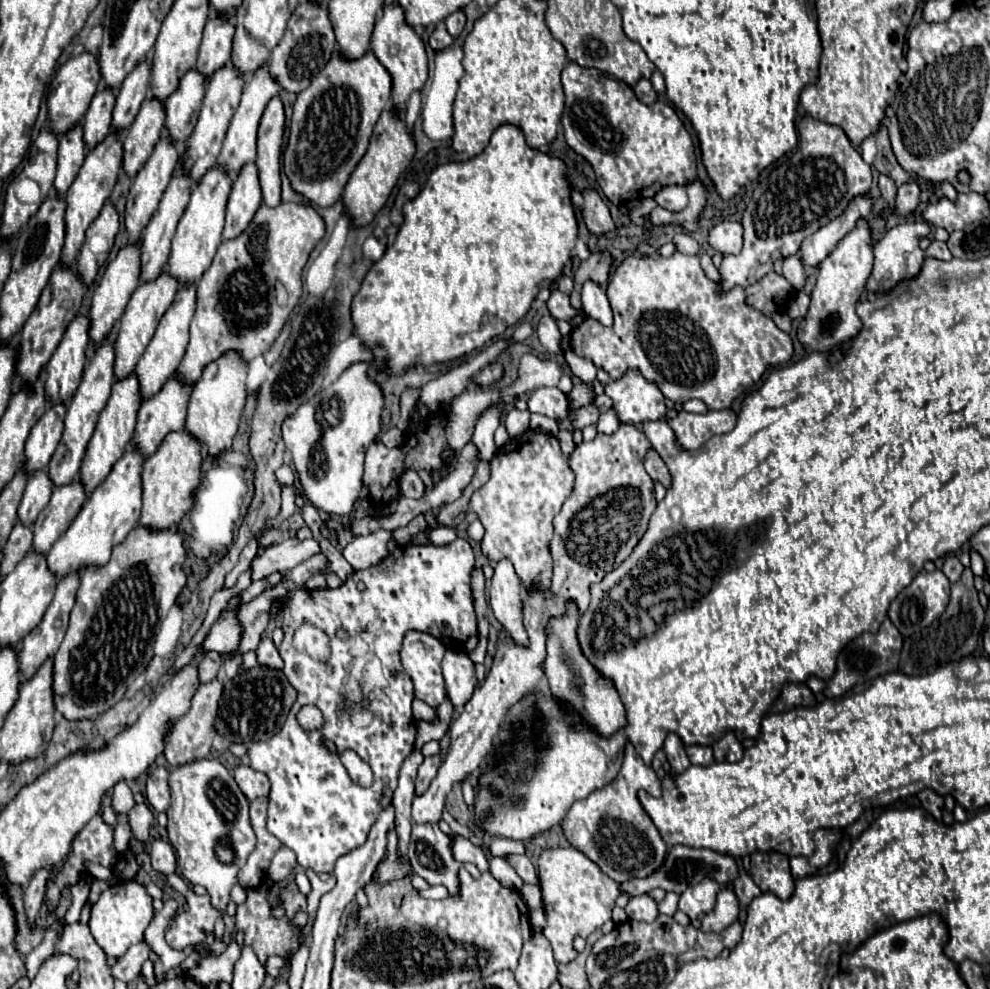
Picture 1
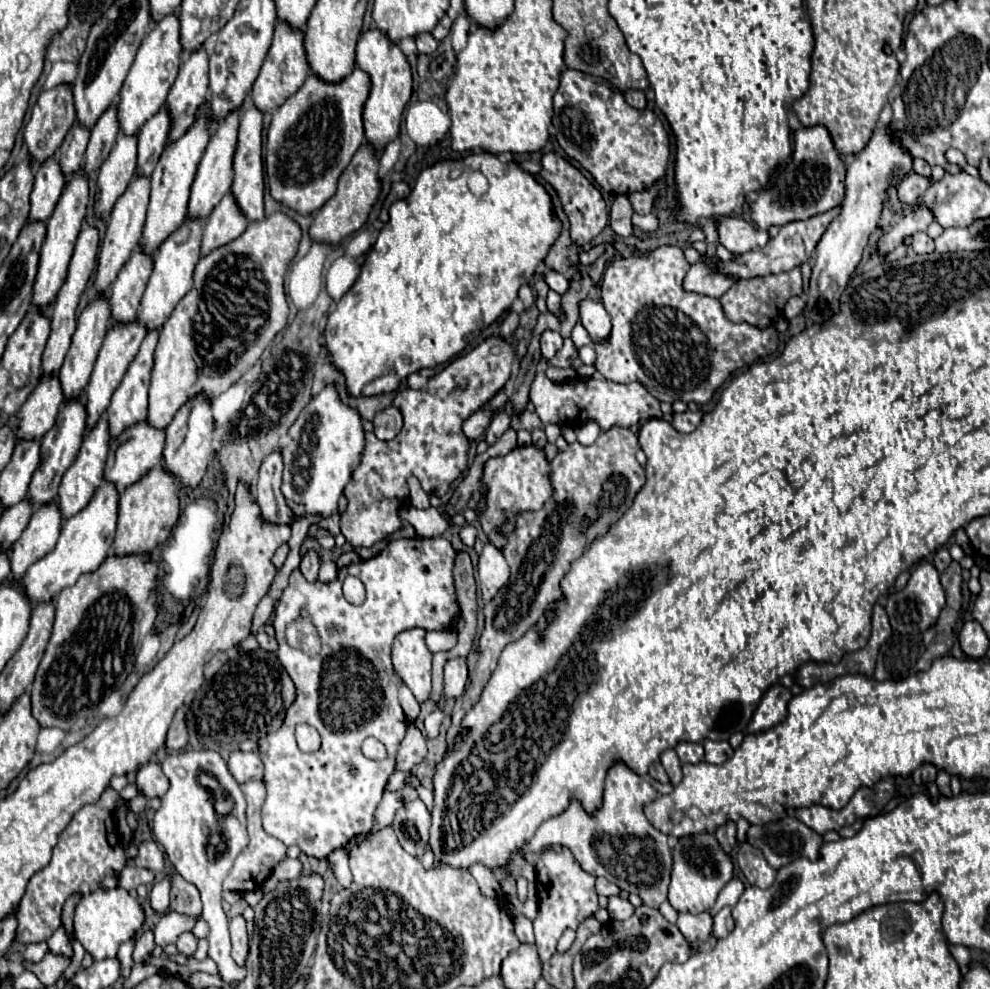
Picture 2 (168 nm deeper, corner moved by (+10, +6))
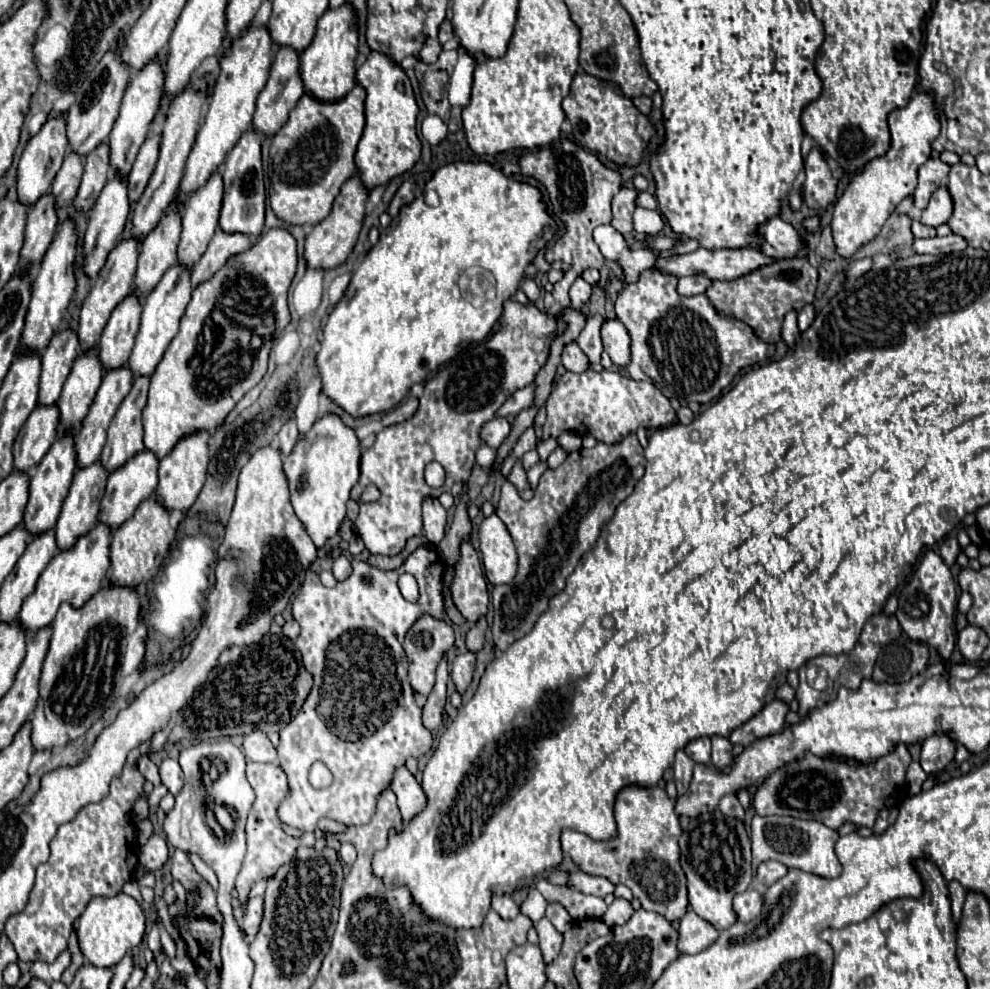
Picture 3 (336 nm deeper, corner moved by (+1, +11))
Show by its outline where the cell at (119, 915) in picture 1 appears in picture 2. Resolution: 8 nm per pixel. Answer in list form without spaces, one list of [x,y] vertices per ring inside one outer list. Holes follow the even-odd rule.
[[[119,885],[113,889],[101,887],[79,901],[75,909],[75,937],[81,941],[85,951],[89,951],[95,957],[95,961],[101,961],[107,957],[115,957],[119,945],[141,929],[143,919],[143,907],[135,897],[129,895],[127,889]]]

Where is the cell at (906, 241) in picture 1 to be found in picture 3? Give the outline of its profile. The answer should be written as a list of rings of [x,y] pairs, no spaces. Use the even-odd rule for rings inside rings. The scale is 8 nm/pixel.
[[[942,186],[942,188],[938,188],[938,190],[934,192],[934,196],[930,198],[928,208],[922,210],[922,218],[920,218],[920,220],[922,220],[924,224],[928,224],[928,226],[938,228],[938,226],[942,226],[942,224],[946,224],[946,222],[950,220],[952,210],[954,210],[954,208],[952,208],[952,196],[950,196],[948,188]]]

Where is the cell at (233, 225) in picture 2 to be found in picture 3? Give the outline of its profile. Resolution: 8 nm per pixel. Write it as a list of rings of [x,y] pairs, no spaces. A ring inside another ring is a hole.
[[[216,232],[202,260],[194,266],[194,272],[190,276],[192,286],[208,282],[228,262],[228,258],[246,252],[250,246],[252,242],[248,236],[230,236],[226,232]]]

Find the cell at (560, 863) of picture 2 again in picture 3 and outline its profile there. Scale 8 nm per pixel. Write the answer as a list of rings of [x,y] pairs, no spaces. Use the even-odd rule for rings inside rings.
[[[542,918],[538,922],[536,930],[538,930],[538,936],[540,936],[540,950],[544,954],[544,962],[550,964],[562,948],[562,934],[550,924],[548,918]]]

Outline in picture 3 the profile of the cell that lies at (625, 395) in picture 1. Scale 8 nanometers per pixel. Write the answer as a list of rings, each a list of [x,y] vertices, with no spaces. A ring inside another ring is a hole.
[[[586,370],[582,374],[566,372],[556,378],[556,390],[546,400],[546,424],[544,438],[556,438],[560,432],[576,432],[580,436],[588,434],[604,444],[616,444],[630,432],[642,428],[664,428],[674,424],[676,412],[670,402],[654,384],[636,382],[612,370]]]

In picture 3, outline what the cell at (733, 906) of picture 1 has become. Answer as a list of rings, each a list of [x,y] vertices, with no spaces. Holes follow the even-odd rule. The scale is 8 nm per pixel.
[[[688,910],[678,928],[678,950],[682,954],[698,954],[718,938],[718,930],[702,920],[694,910]]]

